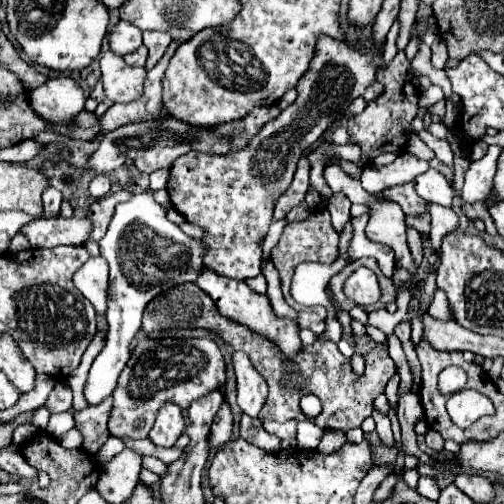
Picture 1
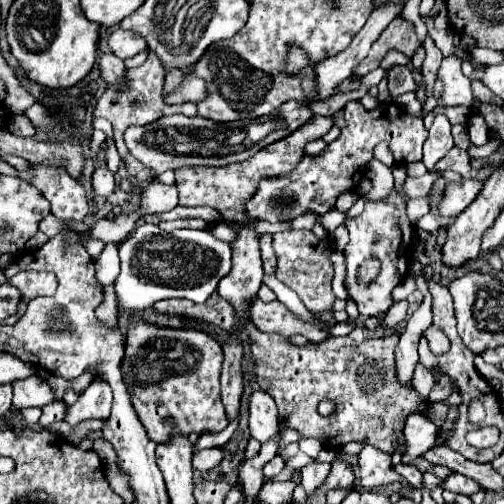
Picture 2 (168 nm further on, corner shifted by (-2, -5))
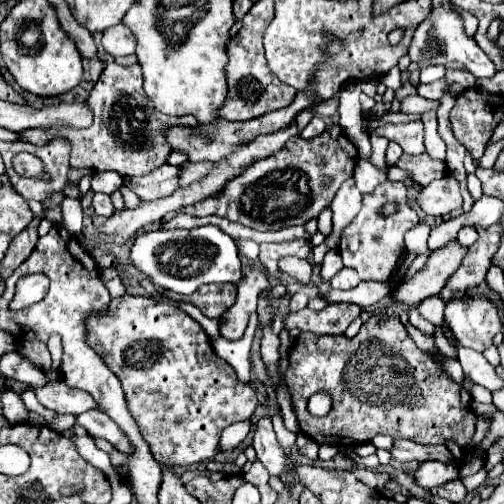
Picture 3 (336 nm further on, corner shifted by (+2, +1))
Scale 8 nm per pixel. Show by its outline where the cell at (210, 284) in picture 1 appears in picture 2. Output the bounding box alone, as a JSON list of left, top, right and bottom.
[248,297,328,341]

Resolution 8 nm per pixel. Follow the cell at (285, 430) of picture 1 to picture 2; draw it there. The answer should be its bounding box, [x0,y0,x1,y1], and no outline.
[238,435,280,497]

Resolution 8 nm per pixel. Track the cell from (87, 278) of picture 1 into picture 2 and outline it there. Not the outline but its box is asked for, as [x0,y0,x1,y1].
[94,243,120,287]

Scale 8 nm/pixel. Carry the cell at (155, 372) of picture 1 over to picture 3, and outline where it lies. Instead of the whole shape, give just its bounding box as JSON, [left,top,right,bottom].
[86,295,256,467]

